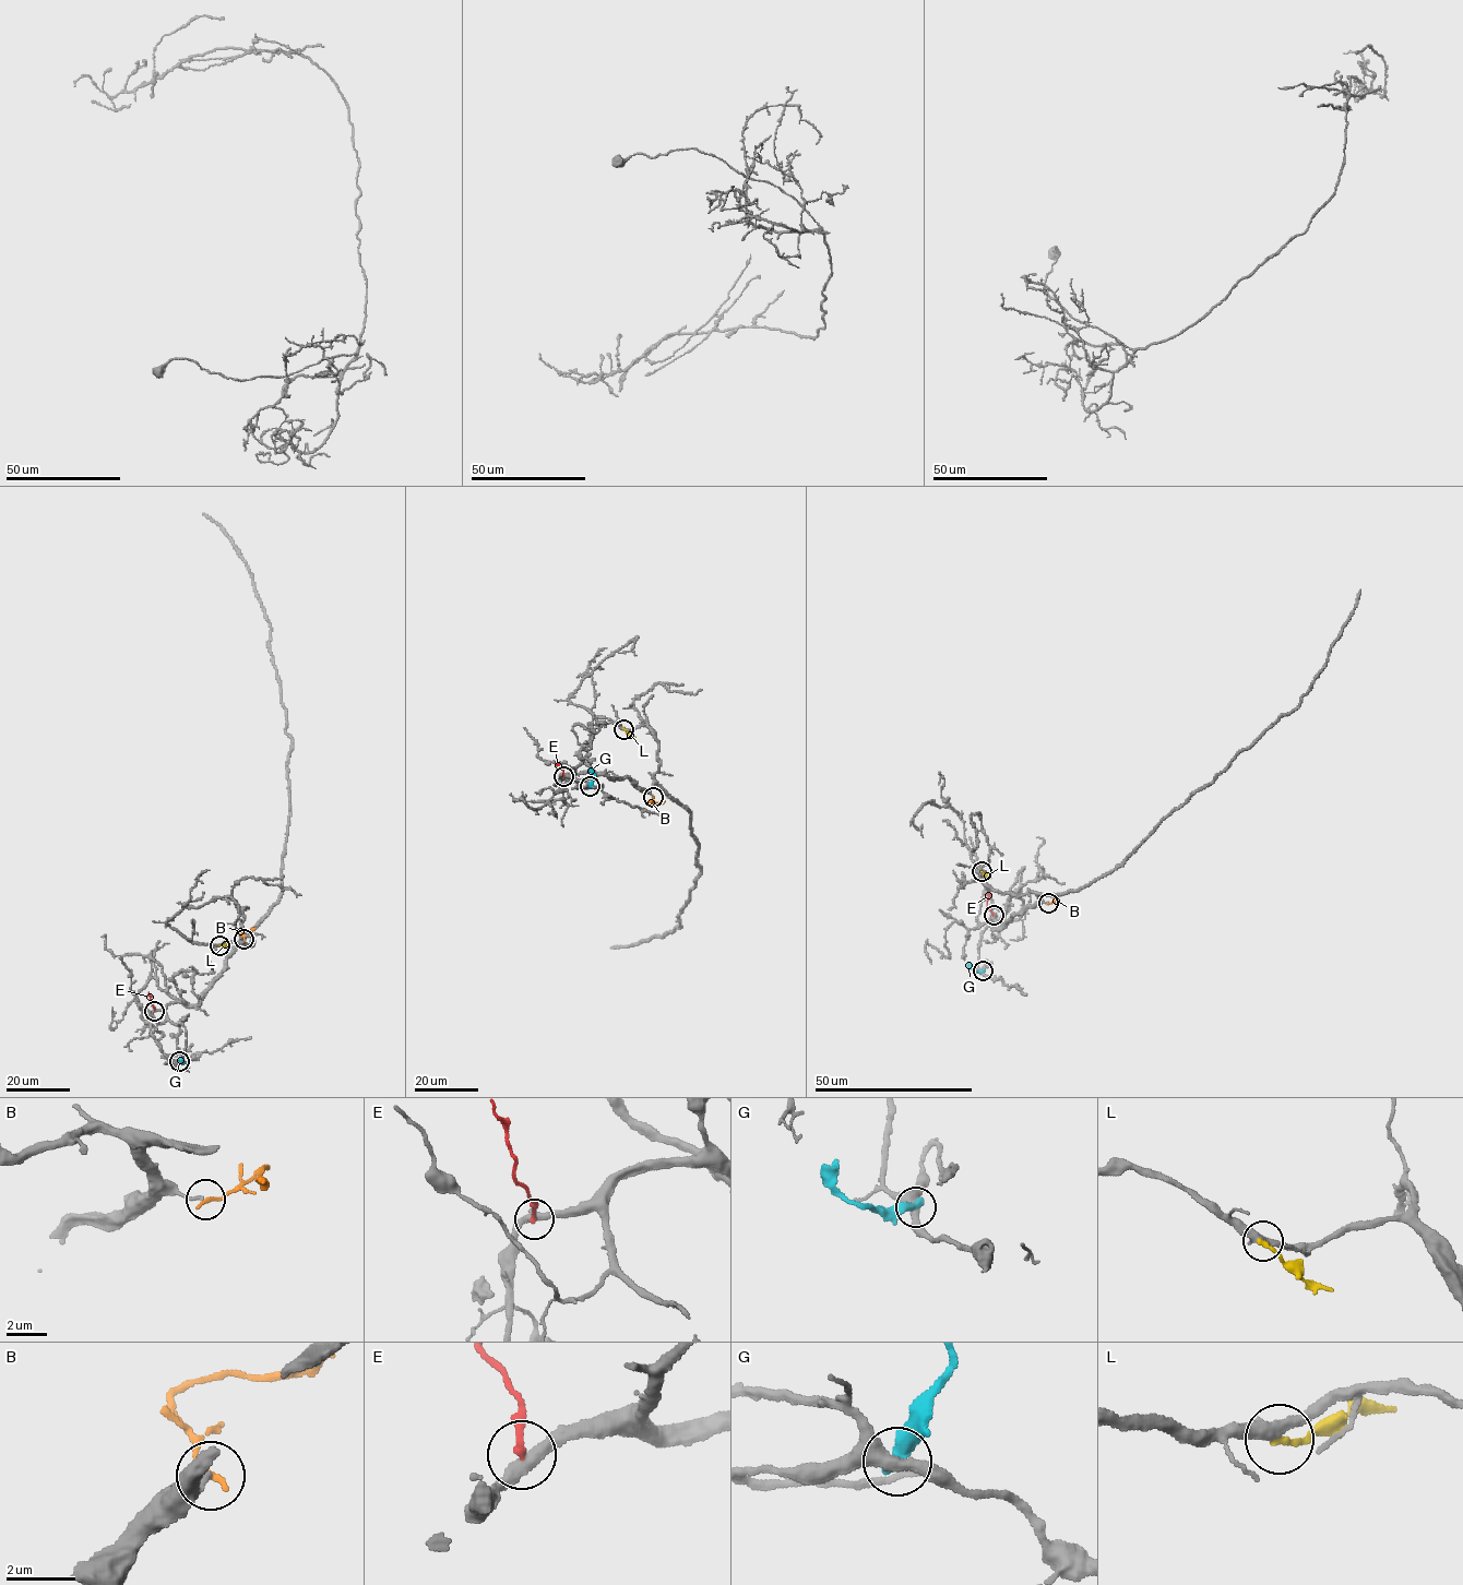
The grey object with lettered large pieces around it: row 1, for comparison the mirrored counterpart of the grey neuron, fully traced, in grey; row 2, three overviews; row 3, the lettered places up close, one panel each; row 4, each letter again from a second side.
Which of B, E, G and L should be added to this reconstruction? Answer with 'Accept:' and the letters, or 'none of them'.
Accept: B

